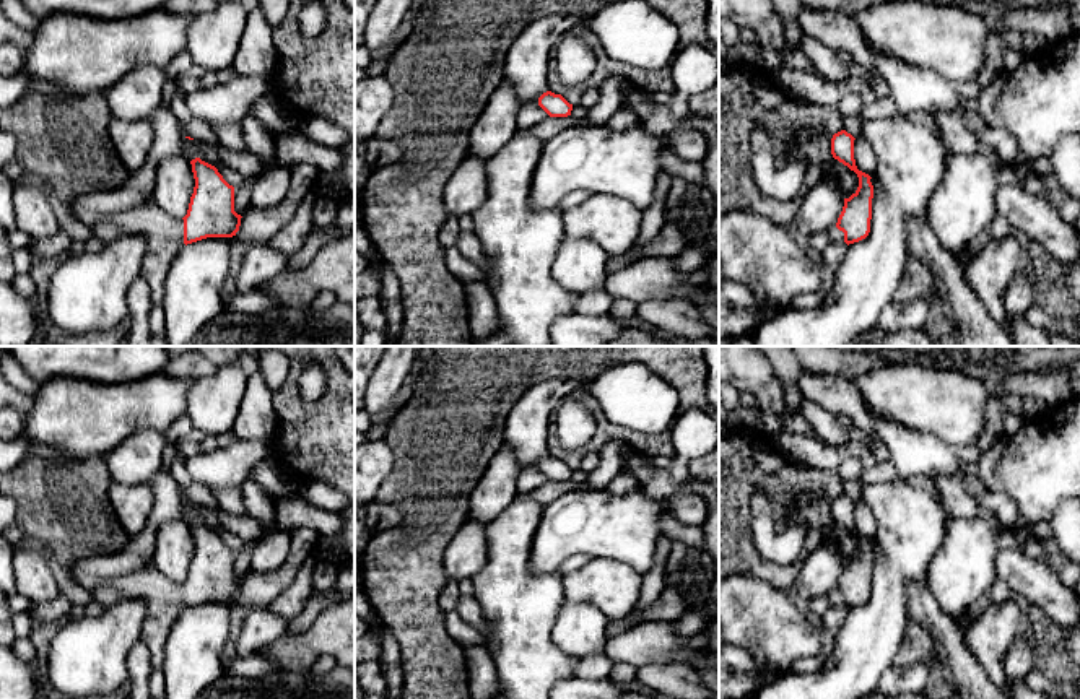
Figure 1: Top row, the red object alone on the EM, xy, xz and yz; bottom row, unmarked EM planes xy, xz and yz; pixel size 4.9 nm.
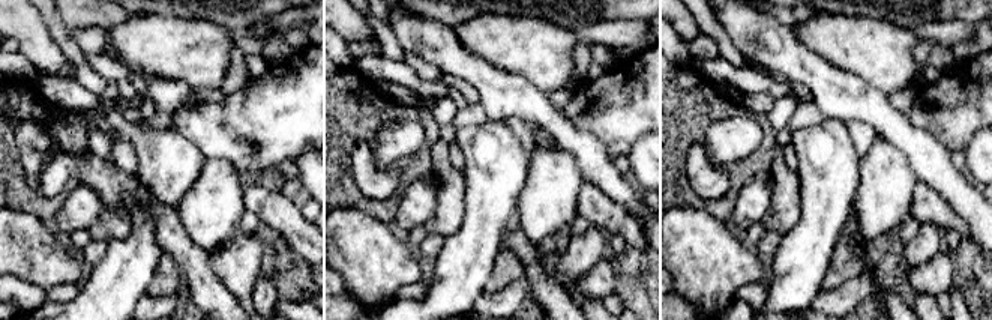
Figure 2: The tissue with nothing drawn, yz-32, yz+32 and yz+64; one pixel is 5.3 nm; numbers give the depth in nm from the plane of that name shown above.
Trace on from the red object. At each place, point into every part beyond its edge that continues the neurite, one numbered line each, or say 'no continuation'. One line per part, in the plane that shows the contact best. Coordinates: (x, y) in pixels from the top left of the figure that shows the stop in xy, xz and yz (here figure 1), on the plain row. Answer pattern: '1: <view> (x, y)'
1: xy (163, 597)

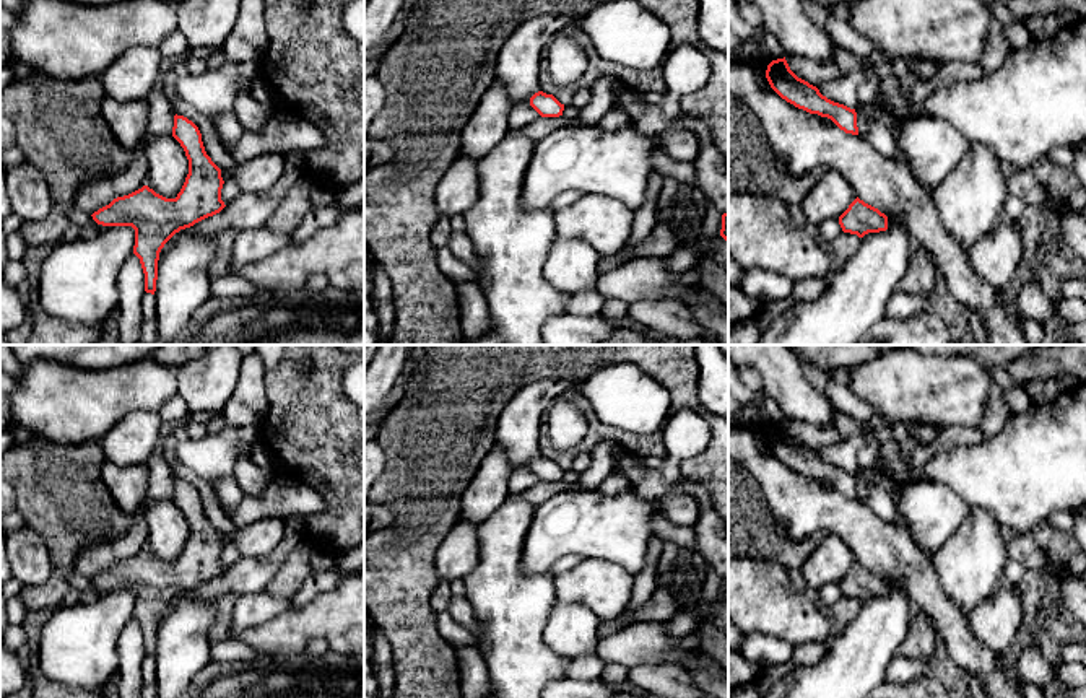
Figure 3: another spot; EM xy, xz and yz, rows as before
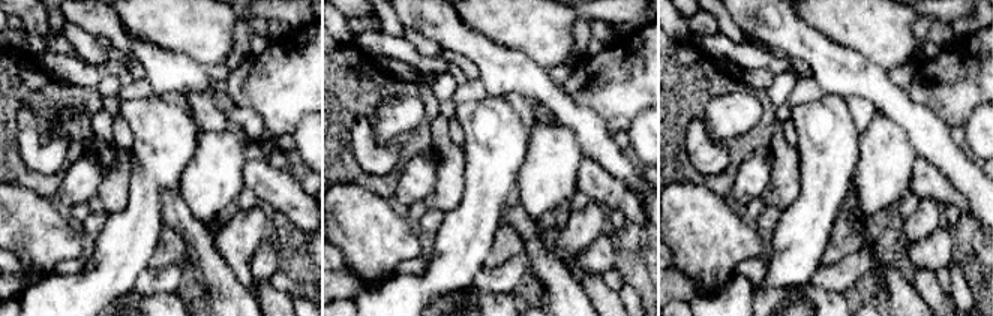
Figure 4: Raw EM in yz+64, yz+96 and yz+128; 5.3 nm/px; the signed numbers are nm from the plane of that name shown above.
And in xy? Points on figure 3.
no continuation

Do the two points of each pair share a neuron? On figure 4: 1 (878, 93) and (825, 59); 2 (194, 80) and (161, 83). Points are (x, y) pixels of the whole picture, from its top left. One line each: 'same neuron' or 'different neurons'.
1: same neuron
2: same neuron

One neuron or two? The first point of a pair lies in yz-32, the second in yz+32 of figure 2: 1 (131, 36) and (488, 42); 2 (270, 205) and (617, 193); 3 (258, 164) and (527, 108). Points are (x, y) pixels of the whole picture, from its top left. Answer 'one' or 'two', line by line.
1: one
2: two
3: two

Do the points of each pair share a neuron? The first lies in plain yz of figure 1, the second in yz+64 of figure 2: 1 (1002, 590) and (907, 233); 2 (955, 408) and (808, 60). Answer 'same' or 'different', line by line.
1: same
2: different

